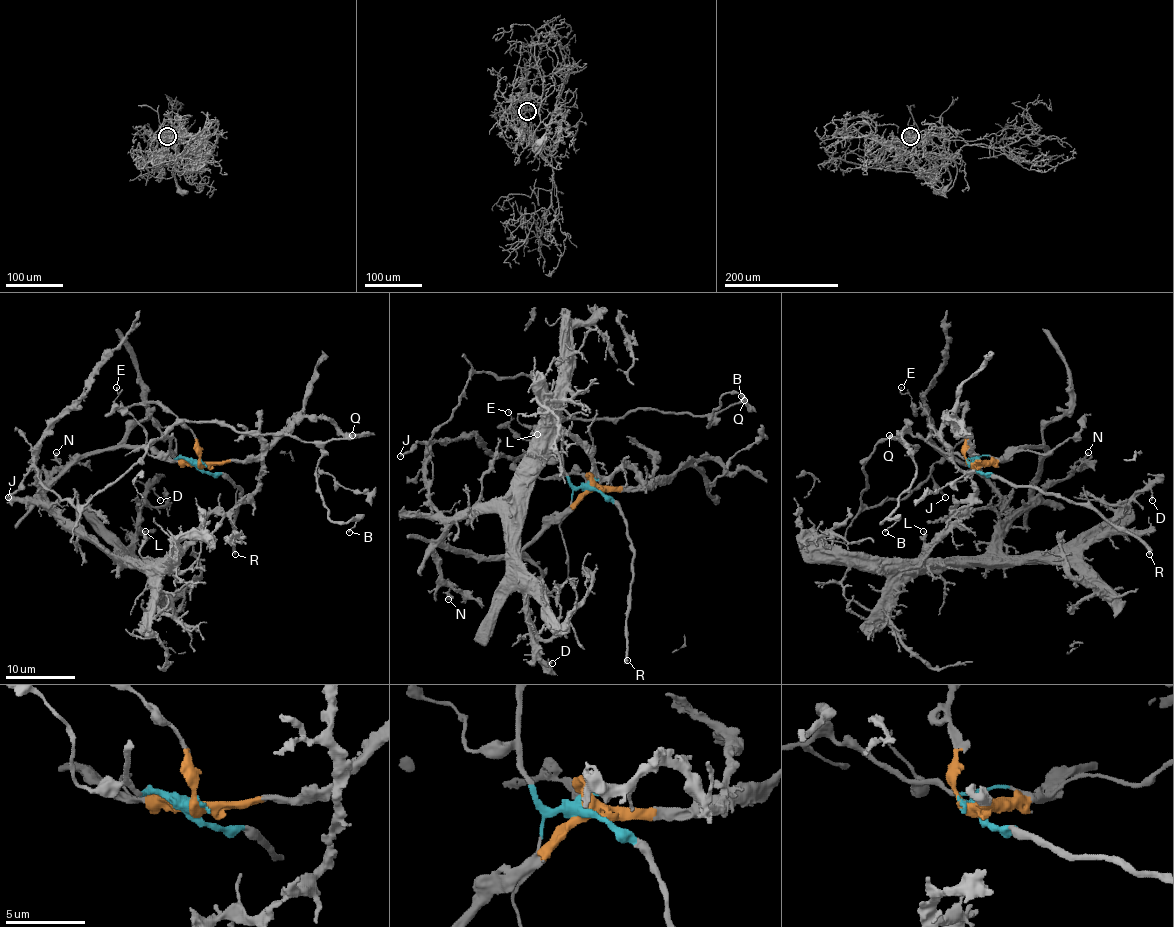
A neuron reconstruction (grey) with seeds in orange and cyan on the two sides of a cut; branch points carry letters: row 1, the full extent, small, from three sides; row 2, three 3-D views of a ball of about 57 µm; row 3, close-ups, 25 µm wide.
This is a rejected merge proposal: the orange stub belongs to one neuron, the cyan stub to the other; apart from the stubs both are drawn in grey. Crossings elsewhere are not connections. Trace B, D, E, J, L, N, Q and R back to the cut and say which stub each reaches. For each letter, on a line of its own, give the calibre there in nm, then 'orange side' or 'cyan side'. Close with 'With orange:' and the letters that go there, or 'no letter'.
B: 140 nm | cyan side
D: 190 nm | orange side
E: 140 nm | cyan side
J: 220 nm | cyan side
L: 200 nm | orange side
N: 240 nm | orange side
Q: 440 nm | cyan side
R: 360 nm | cyan side
With orange: D, L, N

